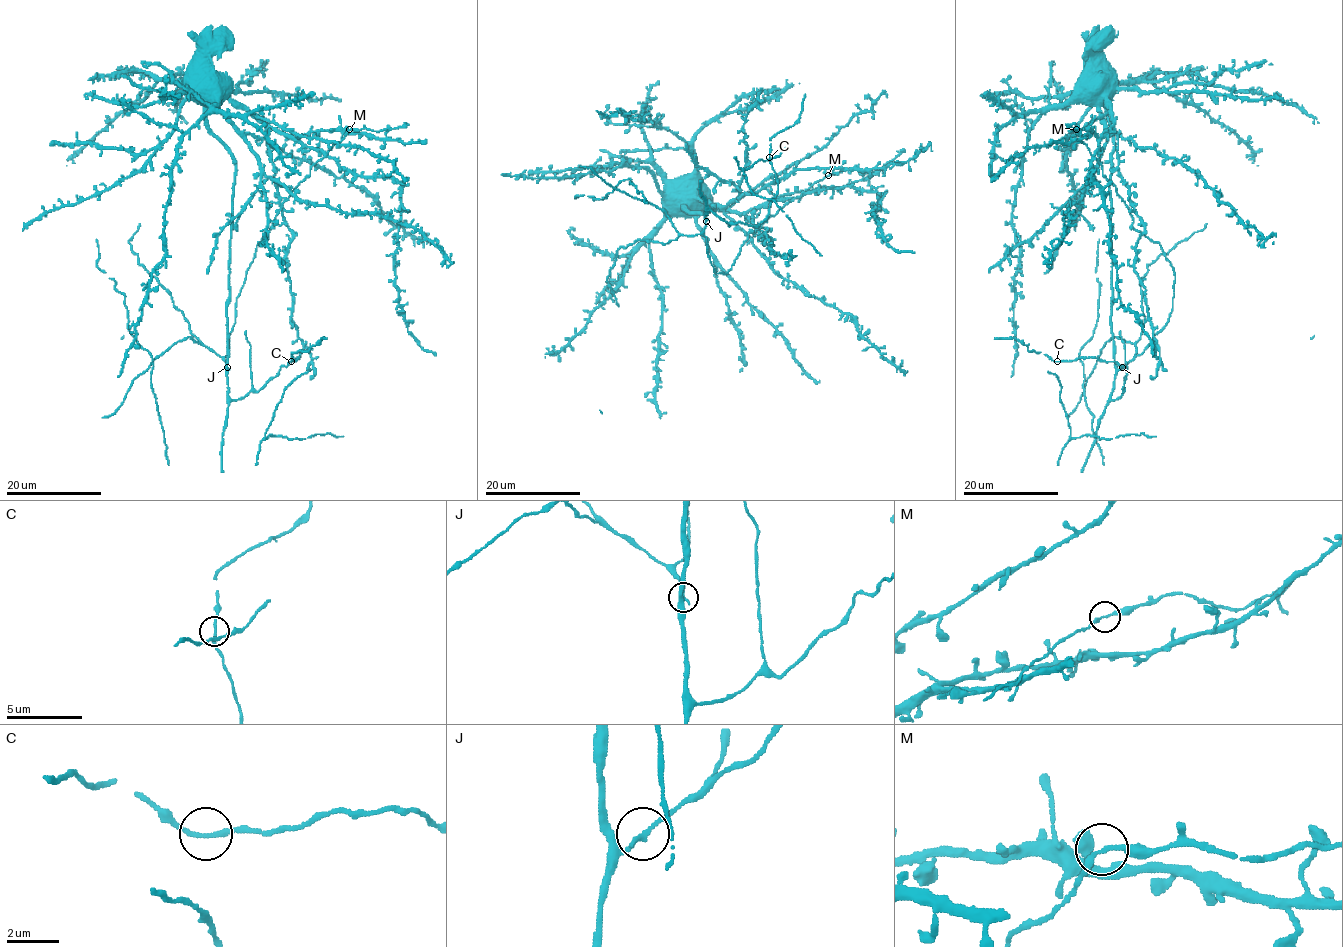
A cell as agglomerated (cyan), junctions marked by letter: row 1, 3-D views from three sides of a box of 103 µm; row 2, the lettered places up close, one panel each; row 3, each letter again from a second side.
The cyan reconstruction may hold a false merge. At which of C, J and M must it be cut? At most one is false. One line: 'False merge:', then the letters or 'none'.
False merge: M

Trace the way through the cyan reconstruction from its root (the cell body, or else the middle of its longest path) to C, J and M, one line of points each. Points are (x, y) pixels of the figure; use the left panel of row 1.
C: (212, 87), (207, 121), (235, 165), (229, 397), (259, 391), (299, 357), (291, 361)
J: (212, 87), (207, 121), (235, 165), (229, 247), (227, 367)
M: (212, 87), (212, 94), (223, 94), (242, 104), (271, 126), (324, 155), (349, 130)

